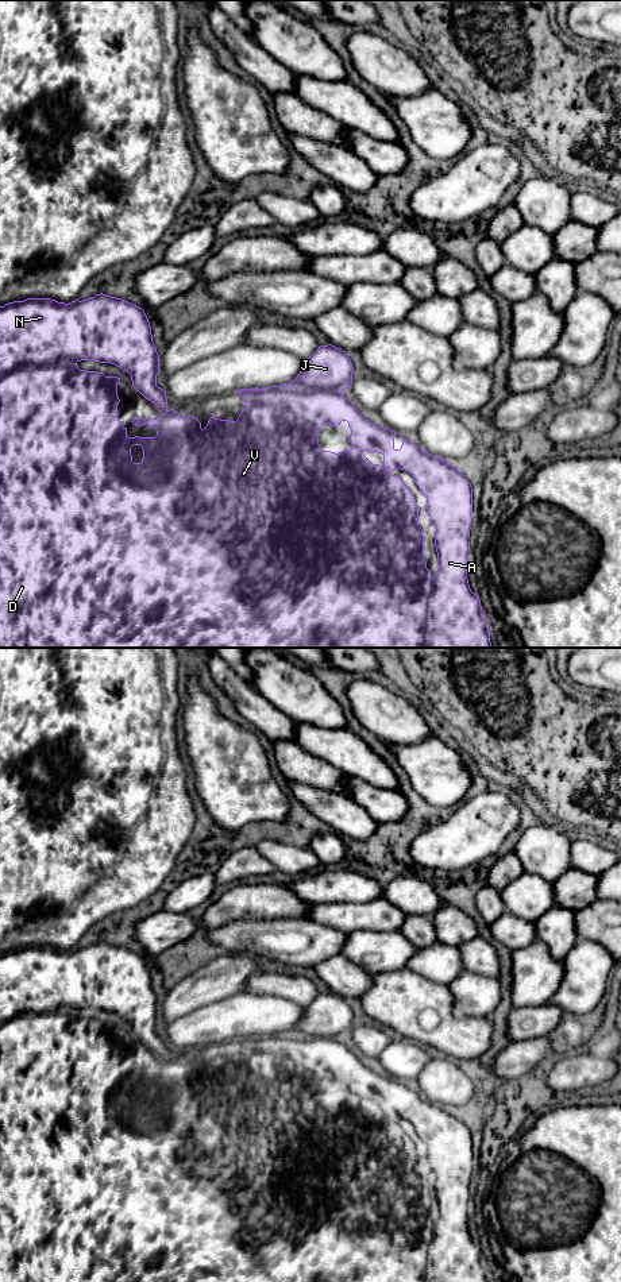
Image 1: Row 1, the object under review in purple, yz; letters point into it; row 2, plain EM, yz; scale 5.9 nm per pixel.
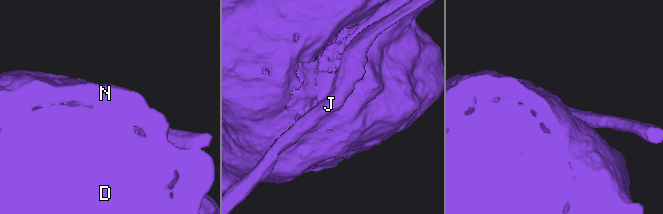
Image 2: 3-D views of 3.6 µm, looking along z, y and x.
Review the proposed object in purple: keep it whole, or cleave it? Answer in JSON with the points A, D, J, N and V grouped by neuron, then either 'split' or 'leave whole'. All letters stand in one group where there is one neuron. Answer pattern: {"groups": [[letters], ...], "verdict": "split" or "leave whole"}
{"groups": [["A", "D", "N", "V"], ["J"]], "verdict": "split"}

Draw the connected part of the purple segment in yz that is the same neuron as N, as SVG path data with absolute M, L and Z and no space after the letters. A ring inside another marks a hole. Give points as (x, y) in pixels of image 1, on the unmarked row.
M96 942L88 947L72 949L69 951L58 950L51 946L27 946L24 949L8 950L0 954L0 1282L490 1282L489 1267L485 1264L481 1254L478 1242L474 1242L470 1236L467 1227L467 1209L470 1200L470 1177L474 1173L472 1169L472 1135L468 1127L448 1112L446 1107L432 1104L421 1094L402 1086L400 1097L394 1096L396 1080L377 1074L375 1071L366 1067L354 1054L352 1049L340 1042L342 1038L350 1036L352 1028L347 1028L335 1036L309 1036L296 1027L289 1031L279 1034L270 1034L263 1036L242 1036L238 1042L244 1049L244 1057L239 1062L236 1069L220 1067L211 1065L207 1074L202 1077L201 1070L193 1063L181 1063L177 1058L170 1057L166 1061L161 1061L158 1066L134 1066L131 1070L136 1074L148 1071L157 1078L155 1085L128 1085L126 1070L117 1066L117 1053L120 1050L117 1044L117 1034L120 1026L105 1024L103 1020L80 1018L77 1011L81 1008L94 1008L100 1011L111 1011L120 1015L123 1019L131 1023L132 1034L146 1047L155 1051L158 1055L167 1054L166 1039L157 1034L157 1023L159 1020L159 1003L153 989L151 974L144 958L126 947L111 945L107 942ZM342 1069L347 1069L351 1077L348 1089L352 1096L350 1098L342 1098L339 1101L324 1098L319 1092L317 1080L324 1071L332 1074L340 1073ZM140 1093L143 1097L143 1105L140 1111L132 1109L131 1096ZM364 1098L378 1100L383 1103L383 1112L373 1112L366 1104ZM394 1117L408 1119L416 1132L427 1146L428 1162L431 1171L436 1175L435 1194L437 1200L437 1221L433 1224L424 1206L424 1178L418 1173L418 1158L416 1147L410 1136L401 1128L398 1123L393 1123Z

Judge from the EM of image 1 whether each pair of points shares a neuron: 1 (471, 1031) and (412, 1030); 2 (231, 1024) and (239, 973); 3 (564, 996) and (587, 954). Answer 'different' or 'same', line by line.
1: same
2: different
3: same

